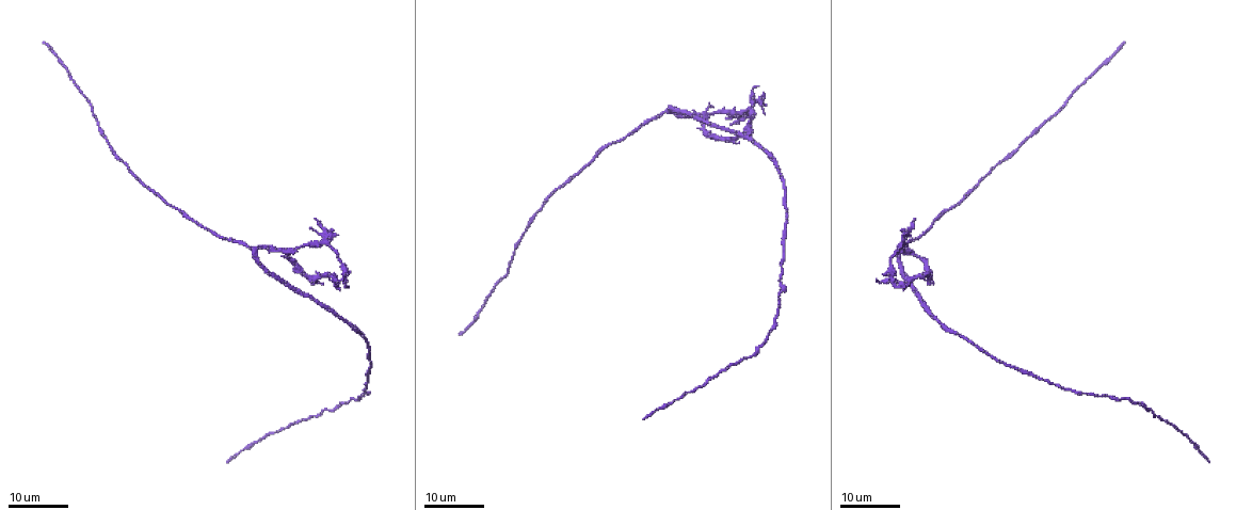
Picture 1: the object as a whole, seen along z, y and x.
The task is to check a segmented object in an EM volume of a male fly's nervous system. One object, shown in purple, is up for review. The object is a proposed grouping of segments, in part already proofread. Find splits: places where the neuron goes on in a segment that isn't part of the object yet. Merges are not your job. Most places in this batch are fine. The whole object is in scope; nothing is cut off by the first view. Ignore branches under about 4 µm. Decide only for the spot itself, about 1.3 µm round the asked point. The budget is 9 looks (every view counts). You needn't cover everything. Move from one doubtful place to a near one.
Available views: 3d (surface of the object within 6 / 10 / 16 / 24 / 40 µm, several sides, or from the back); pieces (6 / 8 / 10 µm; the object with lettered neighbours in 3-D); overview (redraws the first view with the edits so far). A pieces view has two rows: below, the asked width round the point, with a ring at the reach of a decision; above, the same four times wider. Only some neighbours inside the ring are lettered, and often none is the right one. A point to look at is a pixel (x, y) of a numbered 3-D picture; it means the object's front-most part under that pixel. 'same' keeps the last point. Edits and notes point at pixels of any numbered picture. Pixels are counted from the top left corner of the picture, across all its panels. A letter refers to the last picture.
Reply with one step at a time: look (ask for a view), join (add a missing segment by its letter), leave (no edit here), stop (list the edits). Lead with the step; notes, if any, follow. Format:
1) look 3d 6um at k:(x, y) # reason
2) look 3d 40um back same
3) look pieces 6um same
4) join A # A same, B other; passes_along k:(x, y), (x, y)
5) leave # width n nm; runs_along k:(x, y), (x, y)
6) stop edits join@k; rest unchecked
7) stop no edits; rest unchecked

look 3d 16um at 1:(342, 278) # thin end

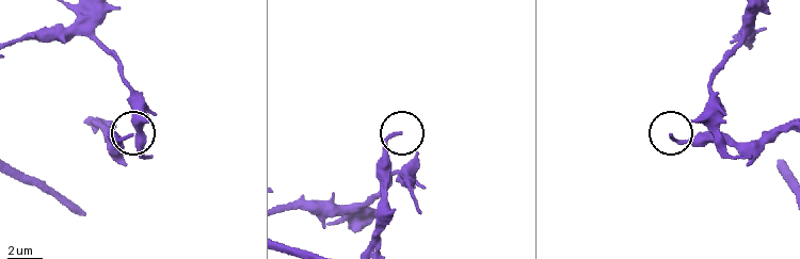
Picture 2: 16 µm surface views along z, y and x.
look pieces 10um at 2:(400, 133)

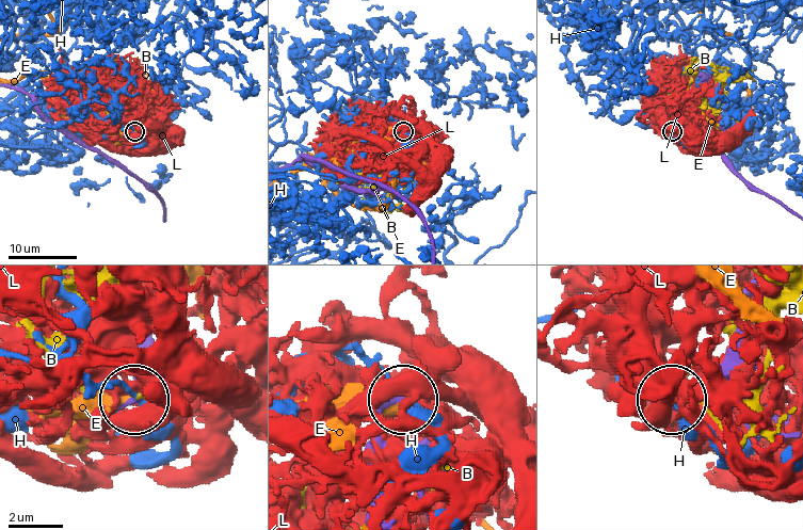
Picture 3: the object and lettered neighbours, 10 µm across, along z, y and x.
leave # width 160 nm; B other, E other, H other, L other; none of them fits

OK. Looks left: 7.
look 3d 16um at 1:(934, 283)

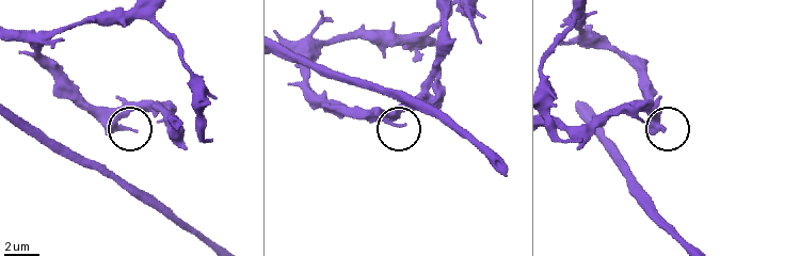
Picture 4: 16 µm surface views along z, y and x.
look pieces 10um at 4:(404, 124)

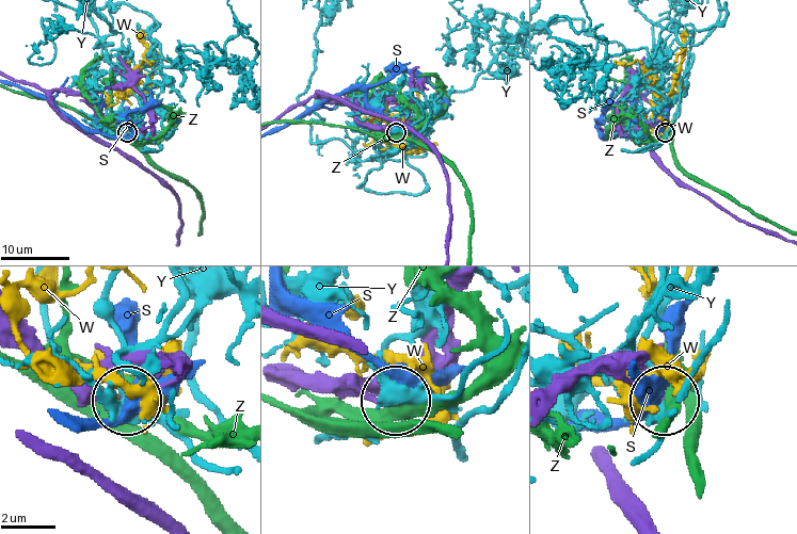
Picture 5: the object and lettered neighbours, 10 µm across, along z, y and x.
leave # width 130 nm; S other, W other, Y other, Z other; none of them fits

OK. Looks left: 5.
look 3d 24um at 1:(915, 218) # tapers out

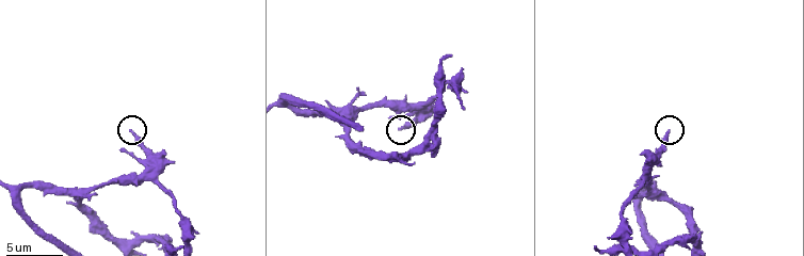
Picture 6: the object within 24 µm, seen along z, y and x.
look pieces 6um at 6:(667, 131) # what lies round it

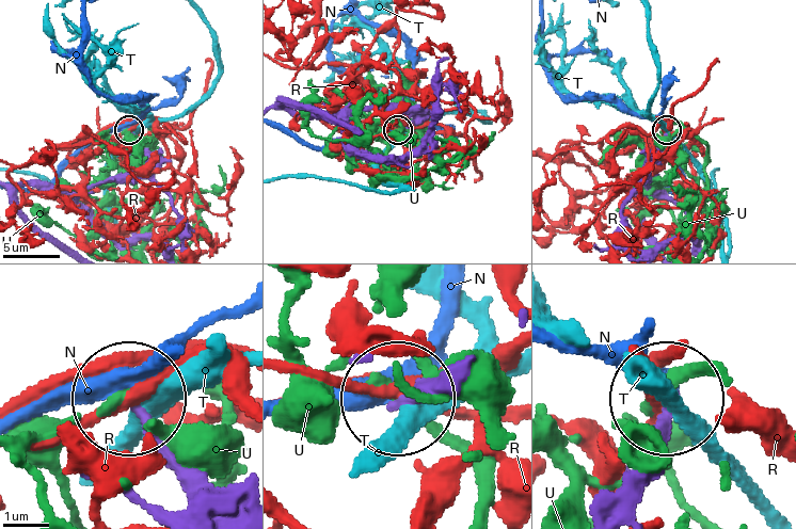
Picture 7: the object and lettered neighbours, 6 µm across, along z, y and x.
leave # N other, R other, T other, U other; runs_along 7:(186, 510), (182, 464), (132, 399); none of them fits

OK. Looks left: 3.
look pieces 6um at 6:(461, 106)

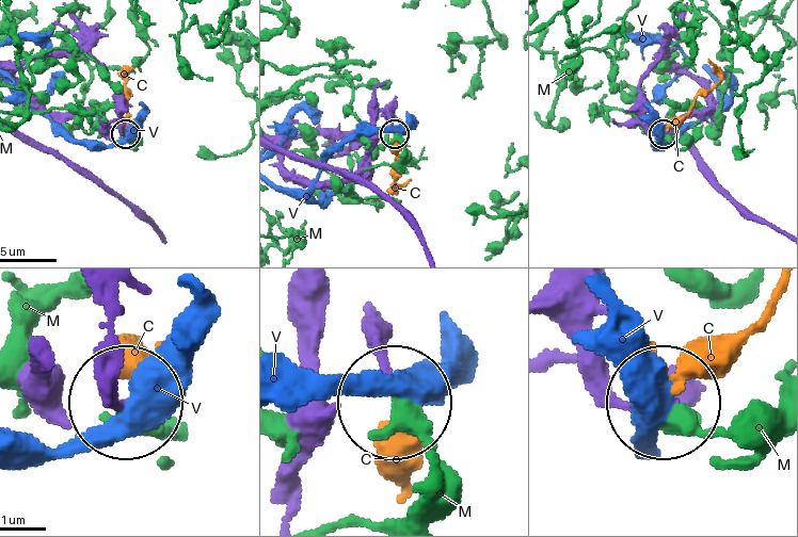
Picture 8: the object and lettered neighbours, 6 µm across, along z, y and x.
leave # width 130 nm; C other, M other, V other; runs_along 8:(360, 320), (394, 404); no lettered segment goes on from it

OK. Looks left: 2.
stop no edits; rest unchecked

